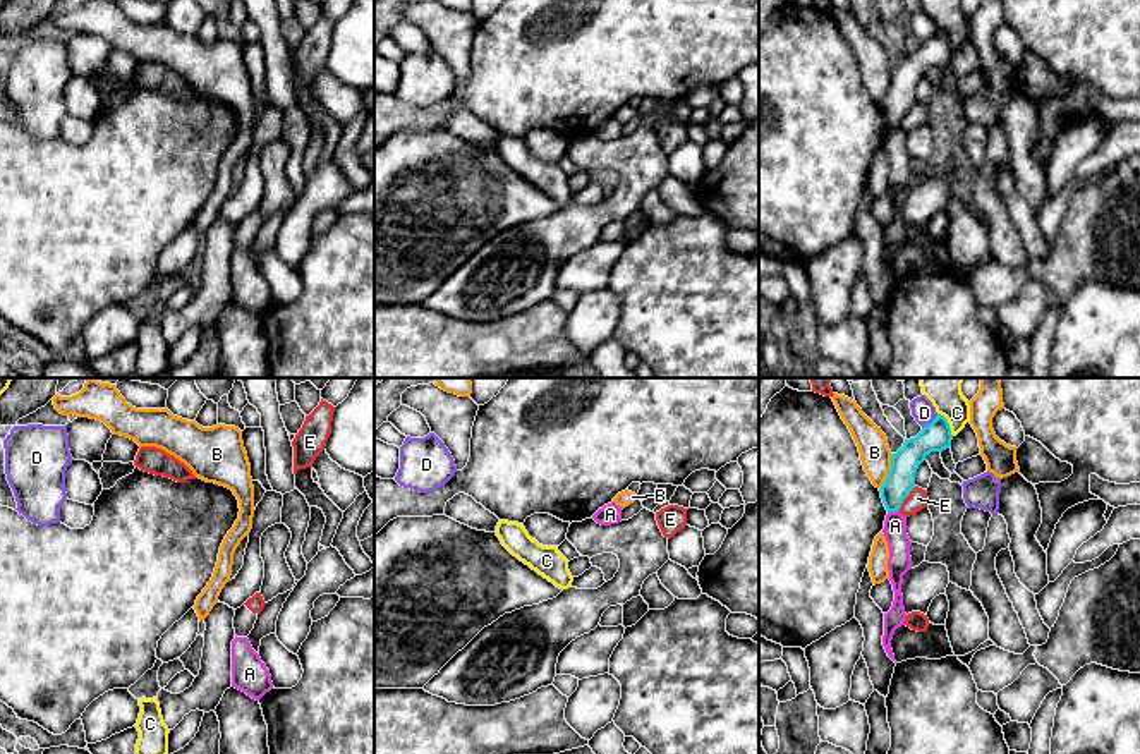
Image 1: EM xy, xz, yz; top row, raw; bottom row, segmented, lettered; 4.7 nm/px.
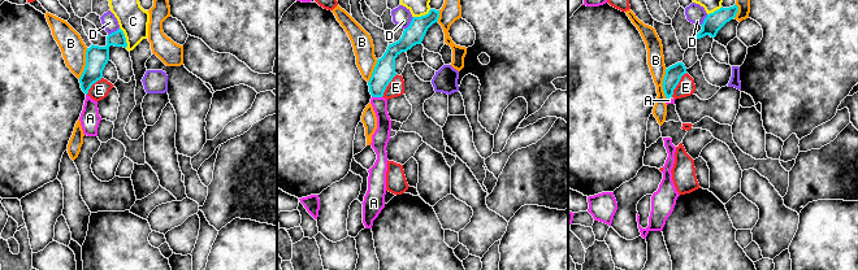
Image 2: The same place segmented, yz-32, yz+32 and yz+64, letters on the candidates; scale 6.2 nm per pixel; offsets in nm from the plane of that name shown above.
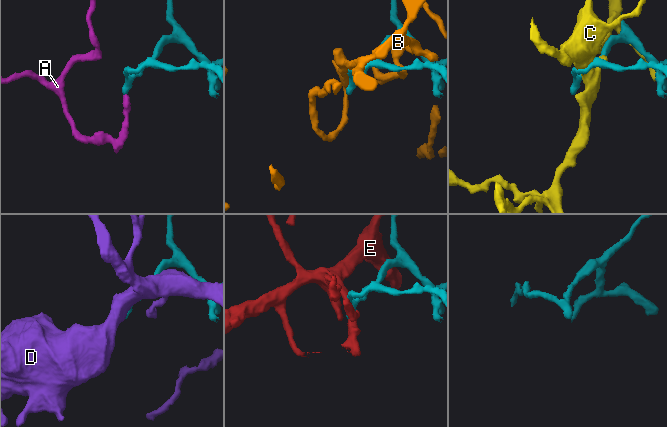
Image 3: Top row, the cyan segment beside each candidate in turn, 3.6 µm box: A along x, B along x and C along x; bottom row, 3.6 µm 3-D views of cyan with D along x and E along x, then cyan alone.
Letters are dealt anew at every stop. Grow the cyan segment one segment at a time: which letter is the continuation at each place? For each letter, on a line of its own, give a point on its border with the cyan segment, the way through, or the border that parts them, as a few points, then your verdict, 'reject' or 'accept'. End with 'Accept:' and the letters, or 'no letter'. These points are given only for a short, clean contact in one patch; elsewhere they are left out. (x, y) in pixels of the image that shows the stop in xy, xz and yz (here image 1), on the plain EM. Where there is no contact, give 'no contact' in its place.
A: meets cyan in yz at (893, 126); border along yz (888, 126), (897, 127); reject
B: meets cyan in yz at (888, 88); reject
C: meets cyan in yz at (948, 38); reject
D: meets cyan in yz at (931, 38); reject
E: meets cyan in yz at (905, 112); reject
Accept: no letter

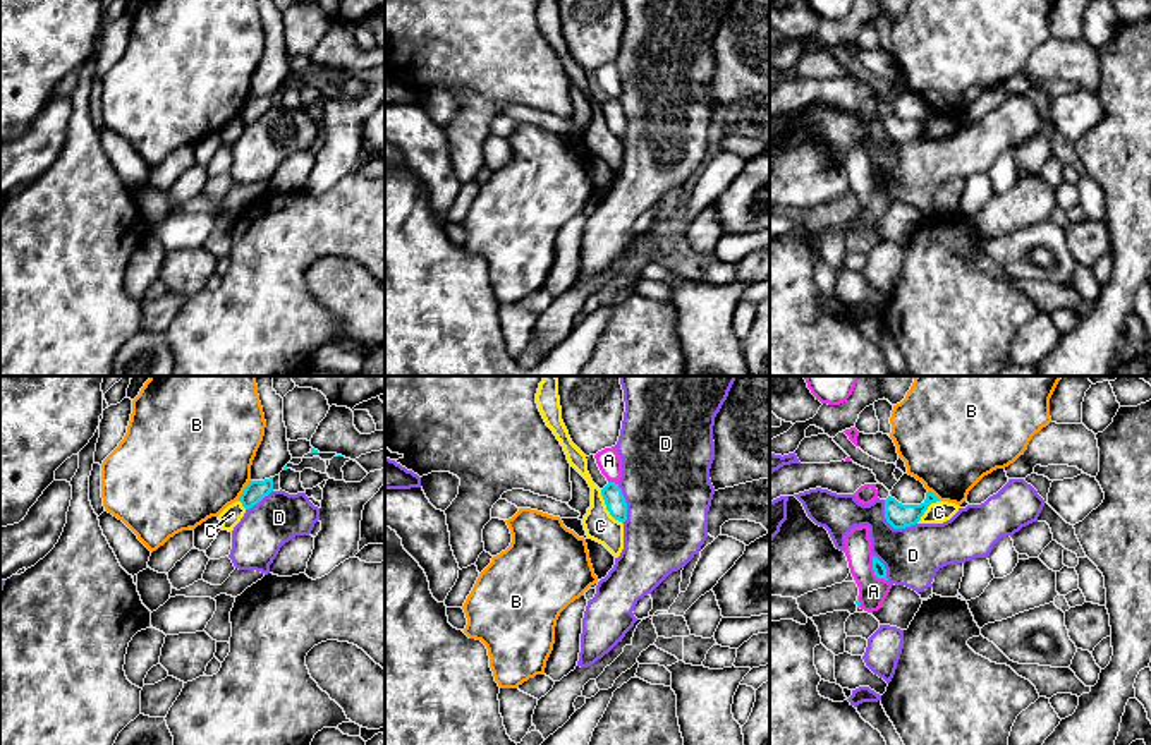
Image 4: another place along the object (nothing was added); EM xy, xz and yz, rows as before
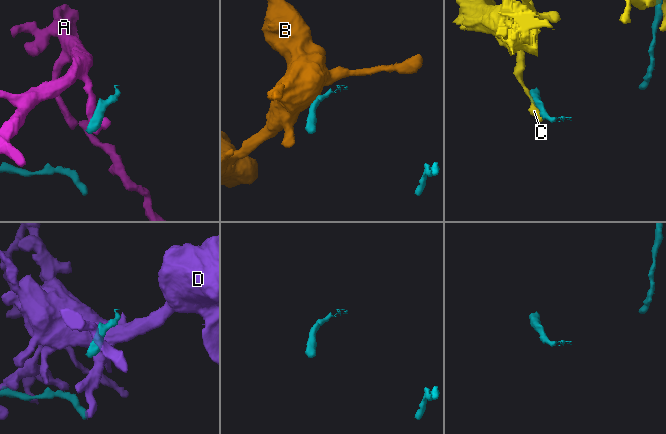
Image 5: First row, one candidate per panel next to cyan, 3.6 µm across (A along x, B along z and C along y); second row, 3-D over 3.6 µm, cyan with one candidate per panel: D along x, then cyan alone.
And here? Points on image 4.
A: meets cyan in yz at (875, 187); reject
B: meets cyan in xy at (244, 105); border along xy (249, 95), (237, 115); reject
C: meets cyan in xz at (607, 124); accept
D: meets cyan in yz at (892, 141); reject
Accept: C

